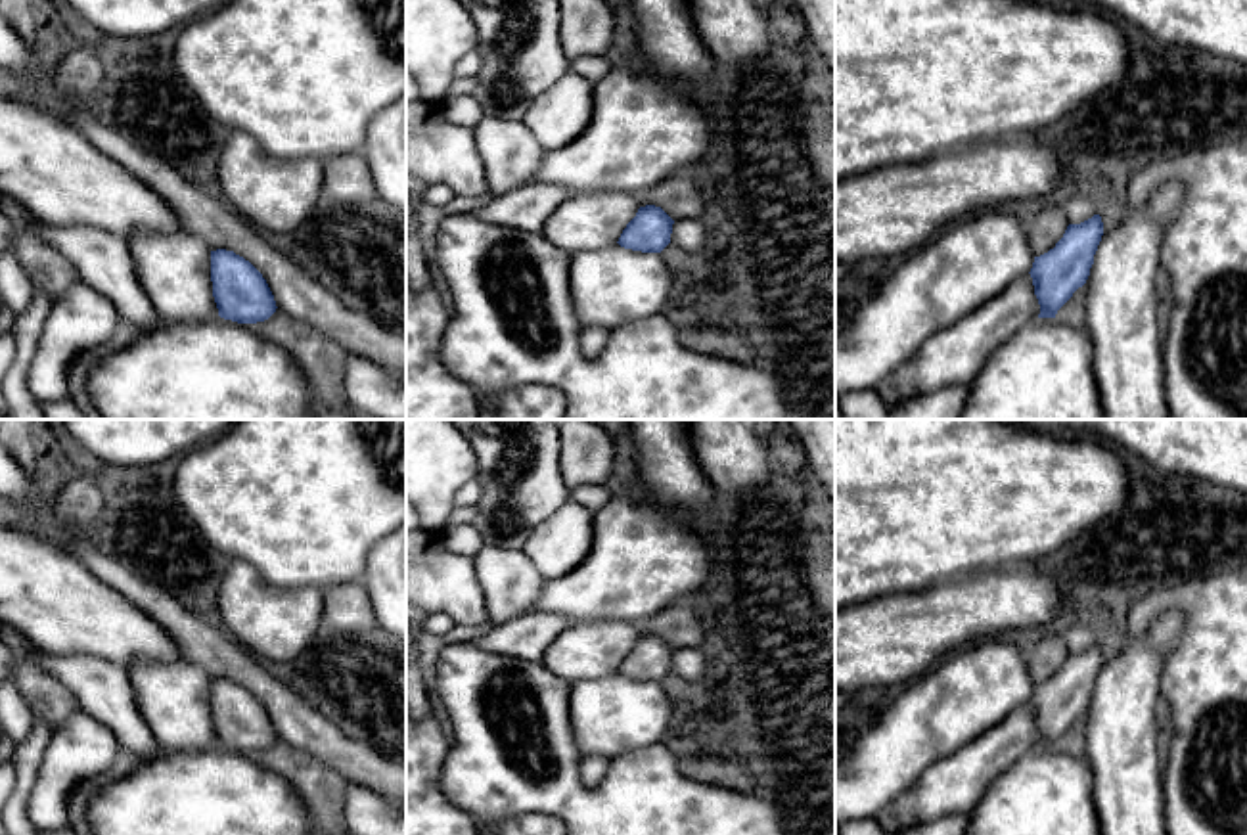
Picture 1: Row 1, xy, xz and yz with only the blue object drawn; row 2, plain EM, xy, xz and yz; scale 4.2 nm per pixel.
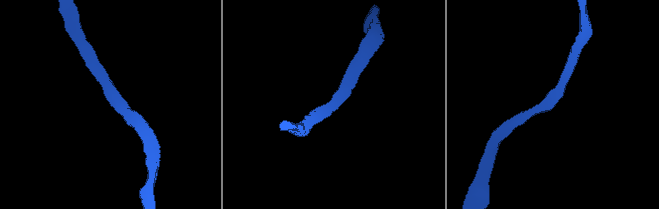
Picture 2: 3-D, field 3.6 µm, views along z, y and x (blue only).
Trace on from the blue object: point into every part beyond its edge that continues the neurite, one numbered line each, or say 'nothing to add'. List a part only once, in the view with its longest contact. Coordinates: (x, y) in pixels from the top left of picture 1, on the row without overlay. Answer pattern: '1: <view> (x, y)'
1: xy (175, 698)

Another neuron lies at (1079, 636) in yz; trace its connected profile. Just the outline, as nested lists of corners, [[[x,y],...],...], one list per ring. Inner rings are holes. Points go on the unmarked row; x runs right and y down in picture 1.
[[[1065,621],[1061,628],[1069,653],[1080,653],[1096,643],[1094,630],[1088,622]]]

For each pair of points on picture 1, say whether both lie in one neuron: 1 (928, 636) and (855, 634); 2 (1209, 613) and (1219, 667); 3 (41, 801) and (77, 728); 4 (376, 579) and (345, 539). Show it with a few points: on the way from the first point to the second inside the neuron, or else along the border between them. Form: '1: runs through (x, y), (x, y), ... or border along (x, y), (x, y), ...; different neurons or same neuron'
1: runs through (910, 636), (872, 636); same neuron
2: runs through (1219, 627), (1219, 654); same neuron
3: runs through (54, 784), (77, 751), (77, 745); same neuron
4: border along (385, 535), (370, 550), (361, 581); different neurons

